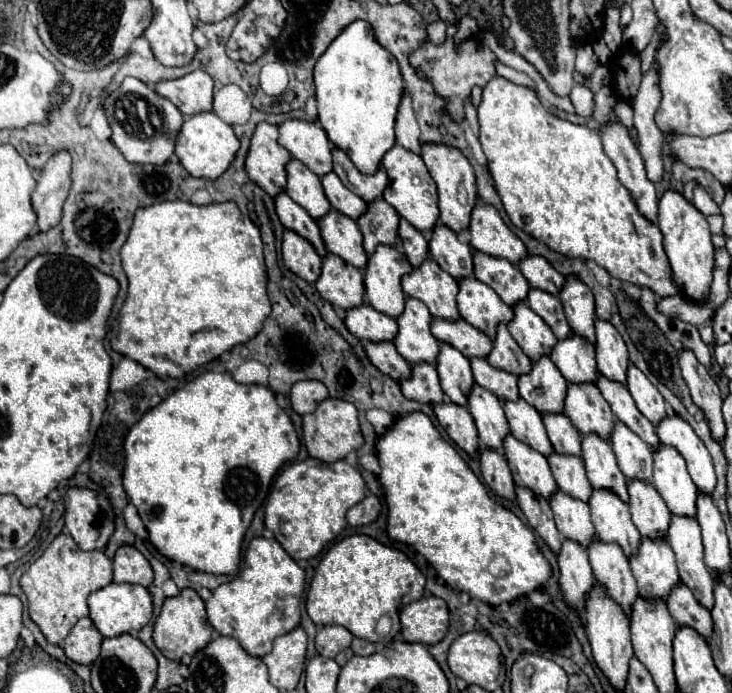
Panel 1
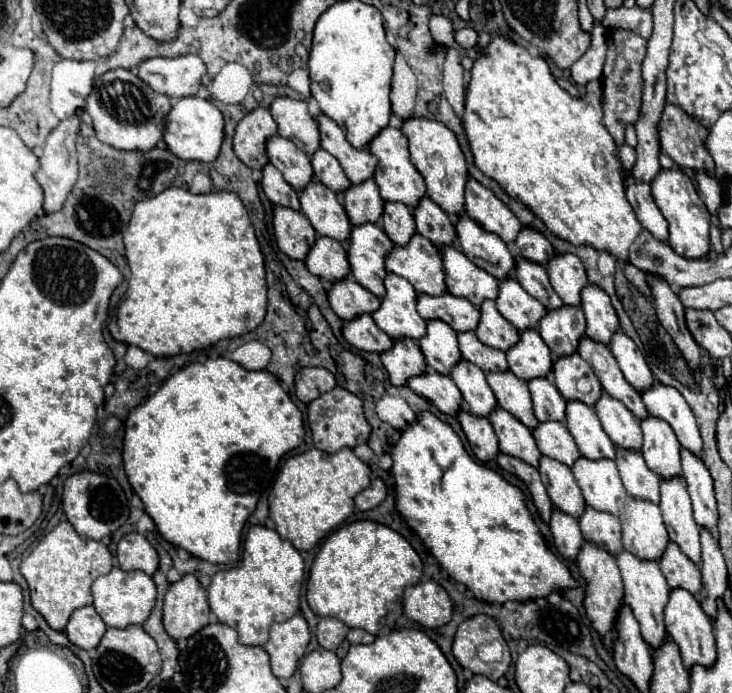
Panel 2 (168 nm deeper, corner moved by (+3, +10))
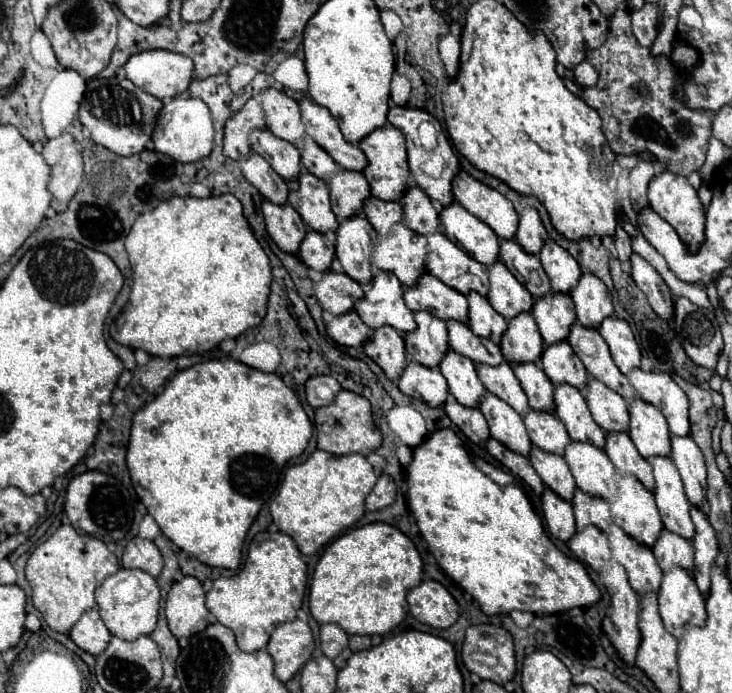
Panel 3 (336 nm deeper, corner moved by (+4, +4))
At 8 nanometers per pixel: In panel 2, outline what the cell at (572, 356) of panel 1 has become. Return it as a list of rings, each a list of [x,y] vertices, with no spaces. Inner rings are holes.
[[[559,307],[549,311],[539,323],[539,335],[551,349],[553,357],[569,357],[577,351],[581,337],[585,337],[585,317],[581,307]]]

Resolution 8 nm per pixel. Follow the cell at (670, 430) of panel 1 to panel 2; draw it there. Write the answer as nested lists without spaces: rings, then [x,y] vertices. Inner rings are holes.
[[[655,383],[641,397],[643,397],[643,403],[645,403],[649,415],[661,417],[663,421],[667,421],[671,425],[671,429],[675,431],[681,447],[685,447],[693,455],[701,457],[701,453],[703,453],[701,433],[697,429],[691,409],[685,403],[685,399],[681,397],[681,393],[673,387]]]

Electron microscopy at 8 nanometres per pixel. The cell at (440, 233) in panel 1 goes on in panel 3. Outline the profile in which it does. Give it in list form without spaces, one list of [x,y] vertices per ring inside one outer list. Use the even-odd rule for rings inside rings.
[[[420,187],[406,189],[402,197],[402,205],[404,205],[404,225],[406,227],[422,235],[436,233],[440,225],[438,211],[434,209],[432,199]]]

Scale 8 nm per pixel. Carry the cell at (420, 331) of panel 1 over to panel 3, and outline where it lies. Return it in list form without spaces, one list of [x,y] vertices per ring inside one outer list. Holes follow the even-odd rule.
[[[380,271],[372,279],[364,297],[354,303],[354,309],[370,329],[390,325],[400,333],[408,333],[416,329],[416,321],[402,295],[404,287],[398,277],[390,271]]]

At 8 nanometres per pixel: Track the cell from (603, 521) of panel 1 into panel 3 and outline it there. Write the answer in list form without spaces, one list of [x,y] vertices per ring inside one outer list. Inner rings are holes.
[[[570,441],[564,459],[580,491],[602,499],[612,499],[612,495],[616,493],[616,485],[614,485],[616,467],[612,465],[604,449],[592,443]]]

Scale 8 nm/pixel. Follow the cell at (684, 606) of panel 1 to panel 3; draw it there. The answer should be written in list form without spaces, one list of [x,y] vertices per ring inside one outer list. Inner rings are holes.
[[[662,529],[662,535],[654,543],[652,551],[654,551],[654,557],[656,557],[658,565],[662,567],[662,571],[668,571],[674,565],[684,567],[686,571],[692,571],[692,567],[694,567],[692,543],[668,529]]]

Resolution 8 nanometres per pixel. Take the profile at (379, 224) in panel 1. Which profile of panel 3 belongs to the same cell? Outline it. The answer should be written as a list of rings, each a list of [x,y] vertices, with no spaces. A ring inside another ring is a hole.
[[[340,169],[330,177],[328,187],[330,187],[330,199],[334,199],[332,211],[340,221],[362,213],[364,201],[366,197],[370,197],[368,181],[360,171]]]

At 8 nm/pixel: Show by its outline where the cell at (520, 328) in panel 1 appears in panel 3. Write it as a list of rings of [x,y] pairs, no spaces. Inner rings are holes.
[[[496,261],[488,267],[490,277],[490,291],[488,301],[490,305],[504,315],[506,319],[516,317],[522,311],[530,311],[534,305],[534,297],[530,291],[508,271],[508,267],[502,261]]]

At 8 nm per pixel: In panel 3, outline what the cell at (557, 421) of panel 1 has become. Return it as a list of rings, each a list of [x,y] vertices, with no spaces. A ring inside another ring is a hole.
[[[512,363],[512,369],[522,383],[524,393],[528,395],[528,403],[534,411],[554,411],[552,403],[552,381],[536,363]]]

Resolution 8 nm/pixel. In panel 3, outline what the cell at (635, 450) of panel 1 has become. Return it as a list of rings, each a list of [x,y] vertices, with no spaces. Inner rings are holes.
[[[590,379],[586,387],[586,403],[594,421],[604,431],[628,431],[628,407],[622,395],[608,389],[602,381]]]

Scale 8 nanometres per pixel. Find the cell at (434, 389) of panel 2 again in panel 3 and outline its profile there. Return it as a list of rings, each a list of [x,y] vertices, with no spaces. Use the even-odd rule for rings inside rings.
[[[408,361],[404,373],[398,379],[398,387],[404,395],[414,399],[414,393],[428,403],[430,407],[440,407],[446,403],[448,397],[448,383],[438,367],[430,369],[420,363]]]

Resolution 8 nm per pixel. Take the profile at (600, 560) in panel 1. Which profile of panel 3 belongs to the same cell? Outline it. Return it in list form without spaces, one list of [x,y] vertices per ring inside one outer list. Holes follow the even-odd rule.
[[[578,489],[572,497],[572,507],[574,507],[578,531],[580,531],[580,527],[586,527],[586,525],[596,525],[596,527],[608,531],[608,527],[612,525],[610,505],[608,505],[606,499],[588,495],[588,493]]]

